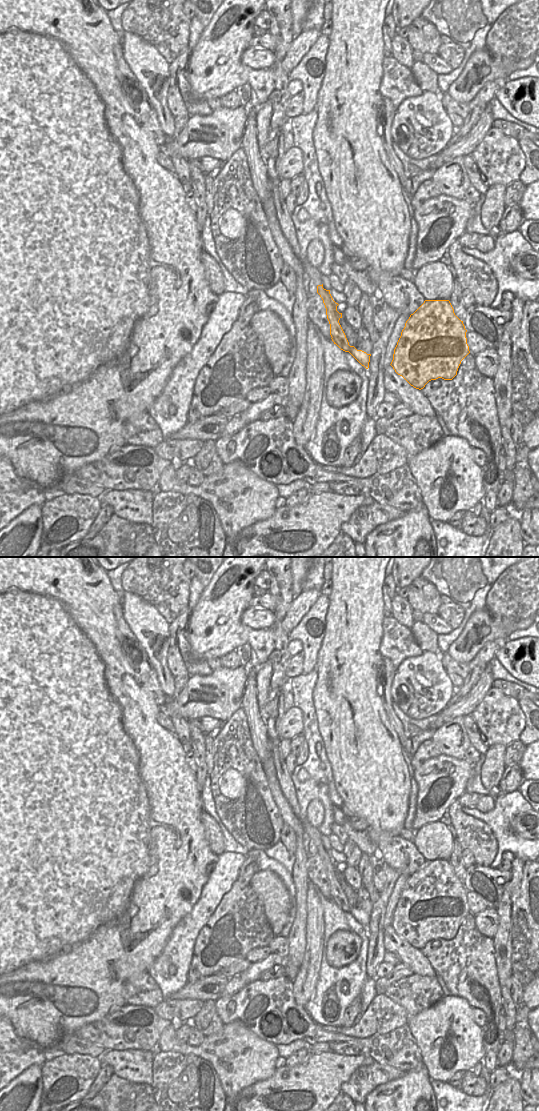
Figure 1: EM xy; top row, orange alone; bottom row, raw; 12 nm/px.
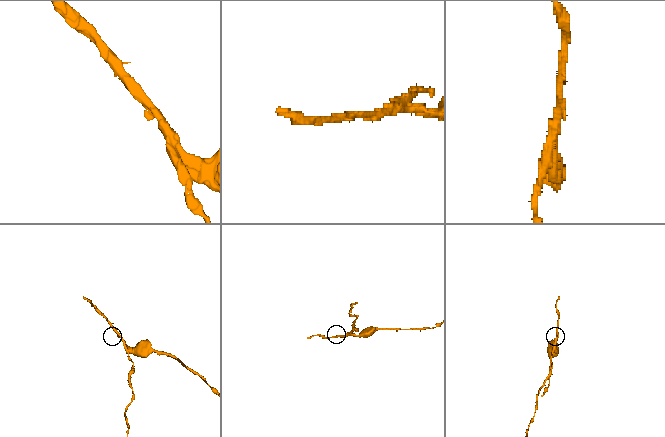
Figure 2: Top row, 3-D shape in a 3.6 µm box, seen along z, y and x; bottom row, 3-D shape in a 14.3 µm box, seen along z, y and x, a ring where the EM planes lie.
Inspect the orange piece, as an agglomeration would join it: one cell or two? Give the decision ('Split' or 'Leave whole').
Split

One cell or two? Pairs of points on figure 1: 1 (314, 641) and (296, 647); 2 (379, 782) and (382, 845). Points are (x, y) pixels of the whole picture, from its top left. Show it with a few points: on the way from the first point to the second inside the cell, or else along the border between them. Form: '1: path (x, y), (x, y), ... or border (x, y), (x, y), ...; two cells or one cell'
1: border (289, 641), (298, 640), (303, 650); two cells
2: border (399, 835), (393, 835), (376, 843); two cells

